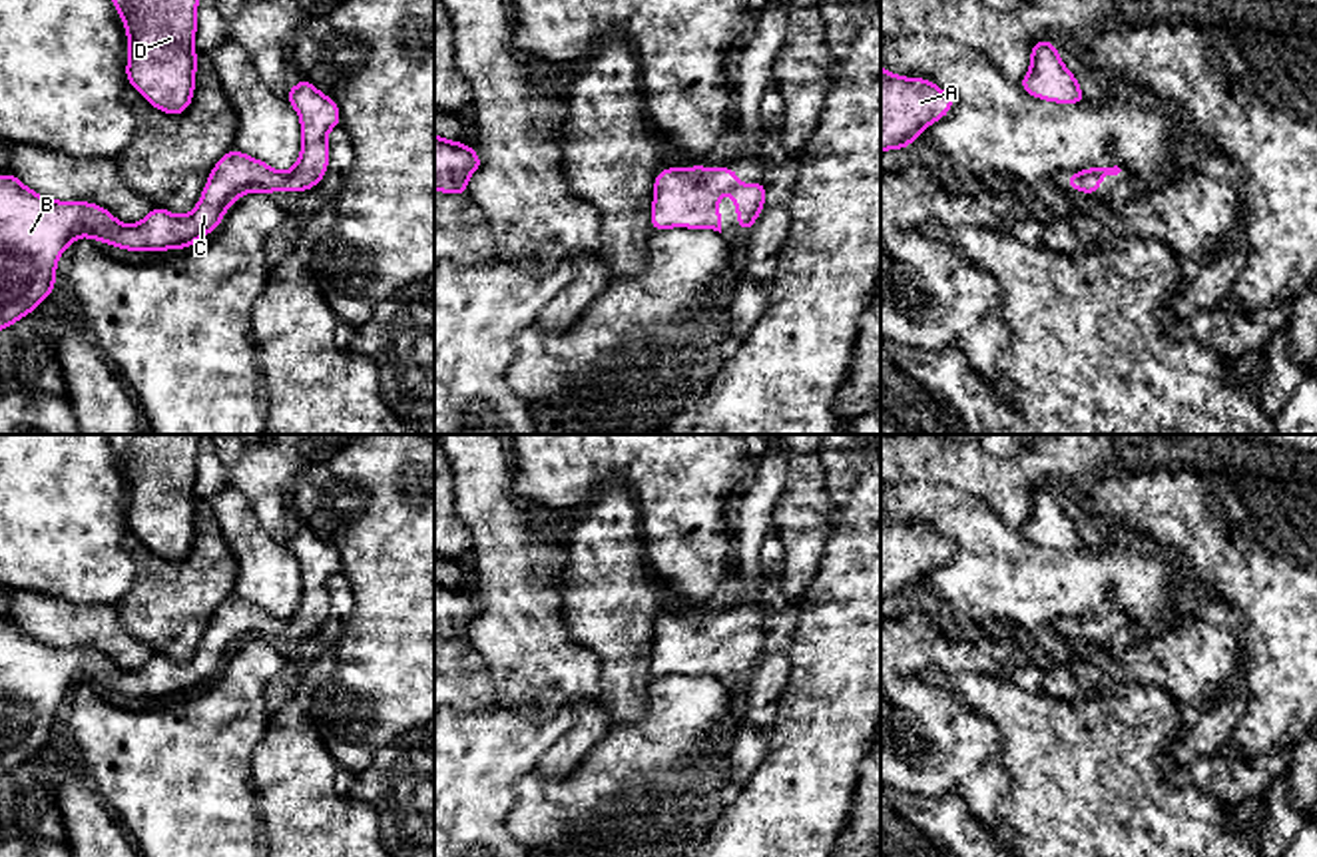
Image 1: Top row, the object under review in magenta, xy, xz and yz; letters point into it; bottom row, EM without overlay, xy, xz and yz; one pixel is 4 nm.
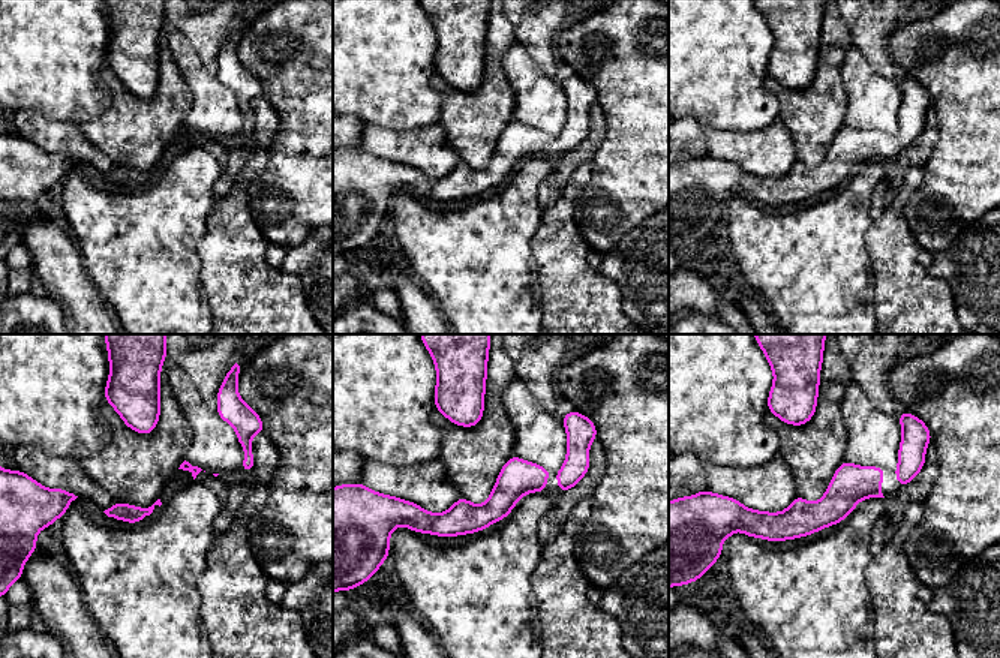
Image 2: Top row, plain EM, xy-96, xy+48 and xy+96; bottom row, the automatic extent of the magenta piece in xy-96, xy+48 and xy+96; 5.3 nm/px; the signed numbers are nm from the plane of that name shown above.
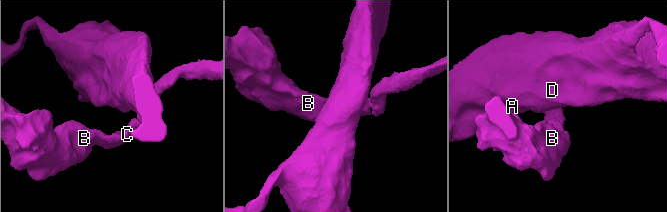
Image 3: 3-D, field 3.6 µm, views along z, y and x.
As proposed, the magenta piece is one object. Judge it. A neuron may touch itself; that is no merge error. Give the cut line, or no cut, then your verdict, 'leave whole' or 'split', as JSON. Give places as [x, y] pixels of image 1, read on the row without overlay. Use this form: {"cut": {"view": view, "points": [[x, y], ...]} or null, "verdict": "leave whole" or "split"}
{"cut": null, "verdict": "leave whole"}

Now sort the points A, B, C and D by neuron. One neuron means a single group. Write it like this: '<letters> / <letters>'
A B C D

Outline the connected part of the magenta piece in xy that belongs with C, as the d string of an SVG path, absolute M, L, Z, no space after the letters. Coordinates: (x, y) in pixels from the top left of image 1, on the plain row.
M301 524L287 536L287 548L301 566L303 594L291 618L275 618L261 606L229 596L211 616L195 656L187 662L173 662L153 654L139 670L126 672L108 656L90 648L58 648L28 636L14 620L0 622L0 775L30 761L52 737L56 737L56 712L60 702L78 684L110 690L126 698L187 696L199 684L213 680L229 652L251 638L307 638L313 636L329 616L327 580L341 570L341 556L335 546Z

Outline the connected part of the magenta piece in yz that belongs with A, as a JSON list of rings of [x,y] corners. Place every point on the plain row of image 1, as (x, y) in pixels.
[[[881,512],[881,600],[907,596],[930,570],[944,564],[954,544],[924,524],[901,524]]]

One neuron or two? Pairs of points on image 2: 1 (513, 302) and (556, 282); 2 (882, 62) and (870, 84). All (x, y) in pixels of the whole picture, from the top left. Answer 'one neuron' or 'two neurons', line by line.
1: two neurons
2: two neurons

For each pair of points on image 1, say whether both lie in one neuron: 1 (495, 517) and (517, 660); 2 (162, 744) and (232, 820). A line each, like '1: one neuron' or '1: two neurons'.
1: one neuron
2: one neuron

